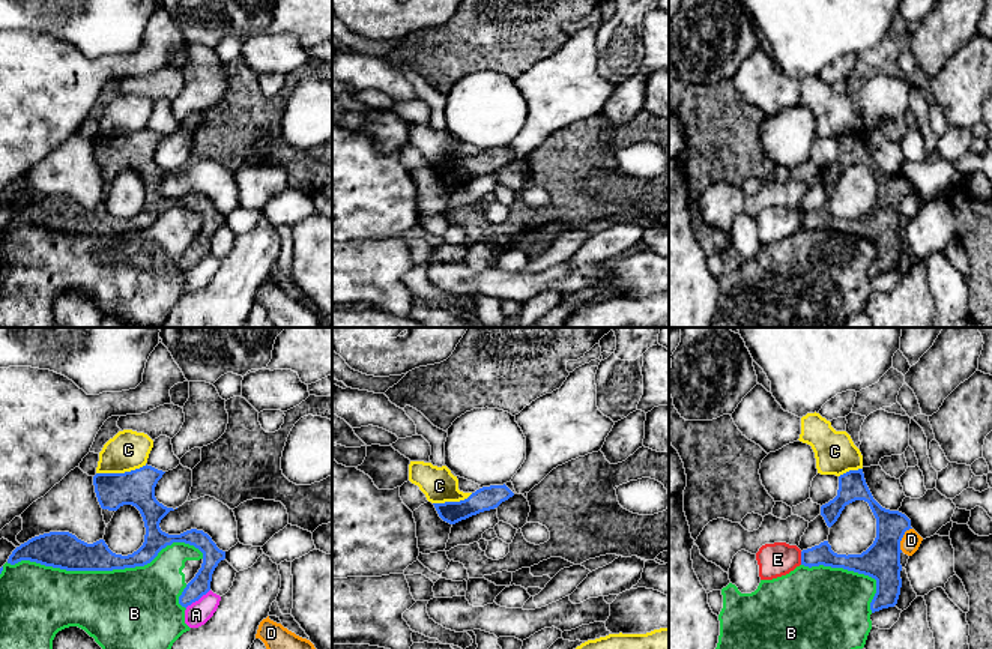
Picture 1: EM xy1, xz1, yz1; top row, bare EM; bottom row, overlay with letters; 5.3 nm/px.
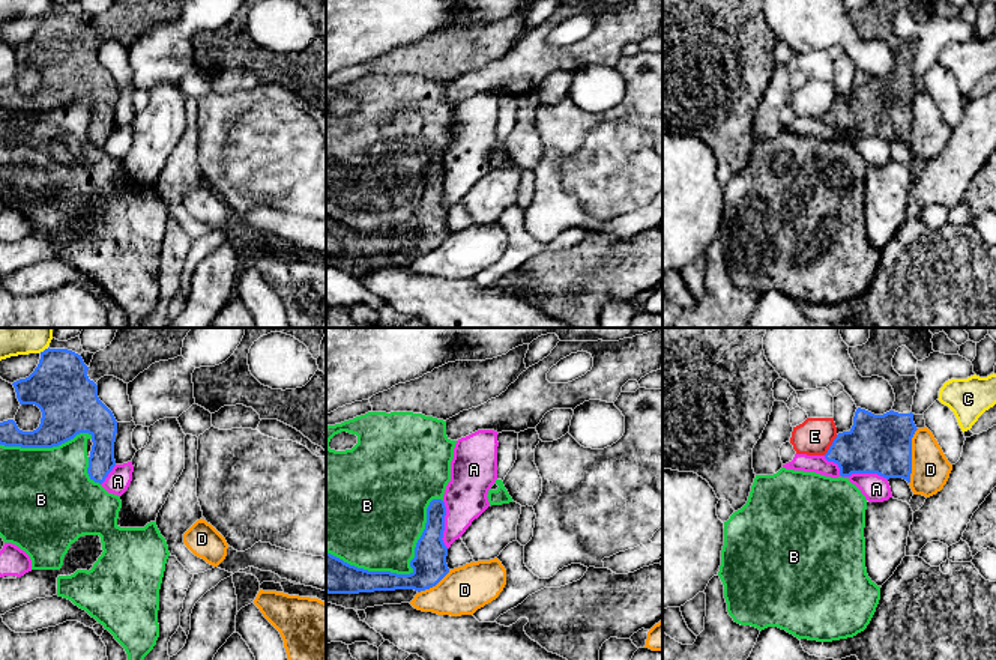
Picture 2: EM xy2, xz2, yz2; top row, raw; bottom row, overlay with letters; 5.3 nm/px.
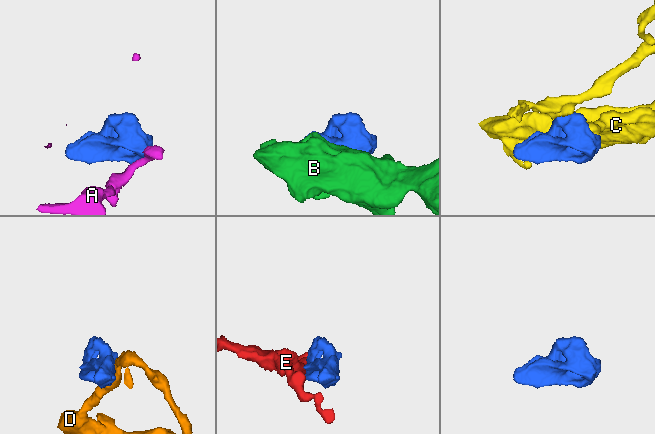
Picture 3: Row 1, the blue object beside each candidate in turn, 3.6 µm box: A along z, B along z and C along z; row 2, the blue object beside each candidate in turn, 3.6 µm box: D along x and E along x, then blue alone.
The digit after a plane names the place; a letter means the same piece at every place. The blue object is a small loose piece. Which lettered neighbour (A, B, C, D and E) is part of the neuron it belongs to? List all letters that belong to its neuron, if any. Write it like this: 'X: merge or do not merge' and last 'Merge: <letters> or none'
A: do not merge
B: do not merge
C: do not merge
D: do not merge
E: do not merge
Merge: none

